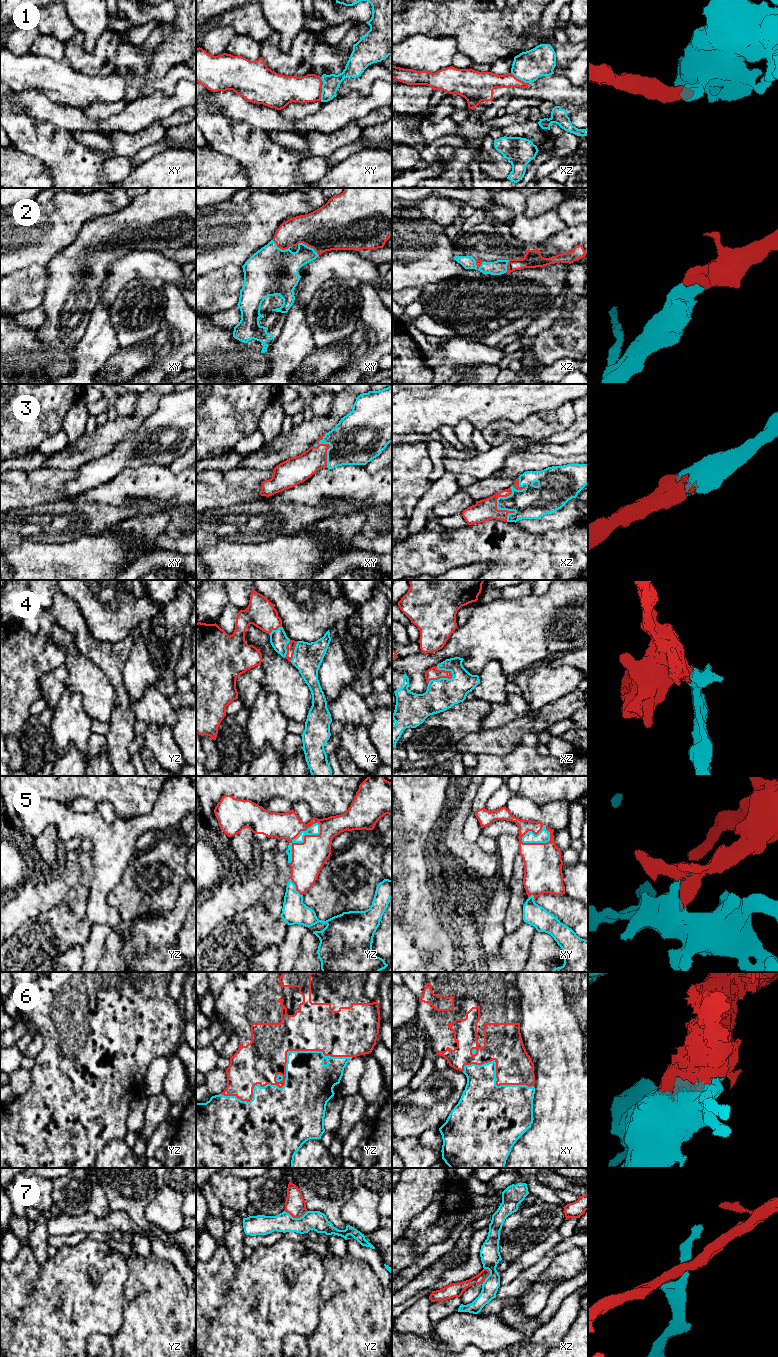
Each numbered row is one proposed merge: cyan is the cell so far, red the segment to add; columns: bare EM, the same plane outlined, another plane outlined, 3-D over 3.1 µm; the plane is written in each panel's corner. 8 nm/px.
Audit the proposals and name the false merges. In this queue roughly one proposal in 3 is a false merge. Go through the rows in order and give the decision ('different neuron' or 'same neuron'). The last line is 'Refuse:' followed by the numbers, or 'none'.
1: different neuron
2: same neuron
3: same neuron
4: same neuron
5: different neuron
6: same neuron
7: different neuron
Refuse: 1, 5, 7

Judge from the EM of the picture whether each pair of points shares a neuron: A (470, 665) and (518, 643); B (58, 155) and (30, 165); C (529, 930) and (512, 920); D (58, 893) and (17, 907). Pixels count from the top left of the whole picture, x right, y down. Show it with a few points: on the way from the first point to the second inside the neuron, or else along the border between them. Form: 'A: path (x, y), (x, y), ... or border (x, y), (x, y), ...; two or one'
A: path (482, 653), (492, 643), (506, 643); one
B: border (18, 150), (37, 158), (53, 177); two
C: border (524, 922), (517, 929), (506, 934); two
D: path (48, 893), (32, 898), (27, 903); one

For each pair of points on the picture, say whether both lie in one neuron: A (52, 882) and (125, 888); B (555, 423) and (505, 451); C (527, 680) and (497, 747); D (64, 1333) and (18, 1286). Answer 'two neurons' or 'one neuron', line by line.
A: two neurons
B: two neurons
C: two neurons
D: one neuron

